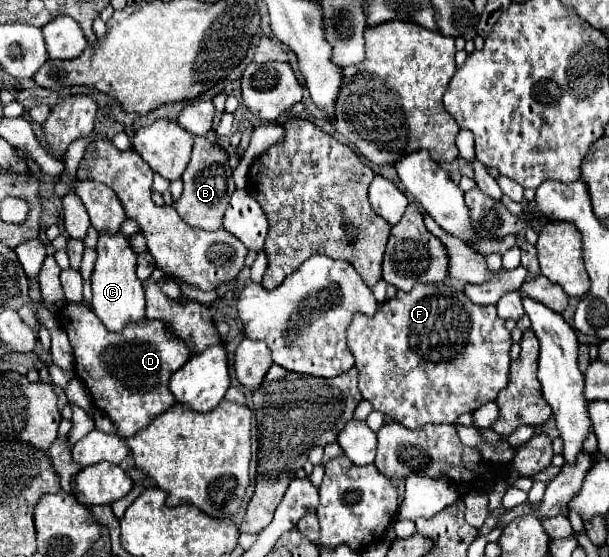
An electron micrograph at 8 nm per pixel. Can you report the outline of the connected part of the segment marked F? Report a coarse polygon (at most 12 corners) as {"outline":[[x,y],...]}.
{"outline":[[444,283],[356,313],[362,399],[454,425],[508,385],[496,307]]}

